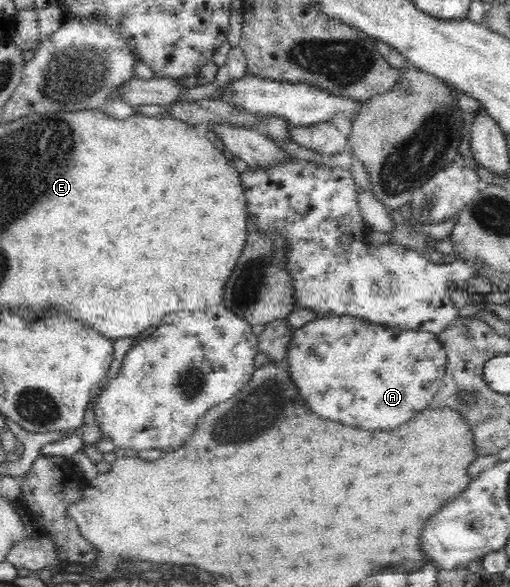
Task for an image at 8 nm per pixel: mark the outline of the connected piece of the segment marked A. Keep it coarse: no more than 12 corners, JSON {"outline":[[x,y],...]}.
{"outline":[[354,315],[297,328],[307,405],[393,429],[433,405],[447,352],[430,331]]}

